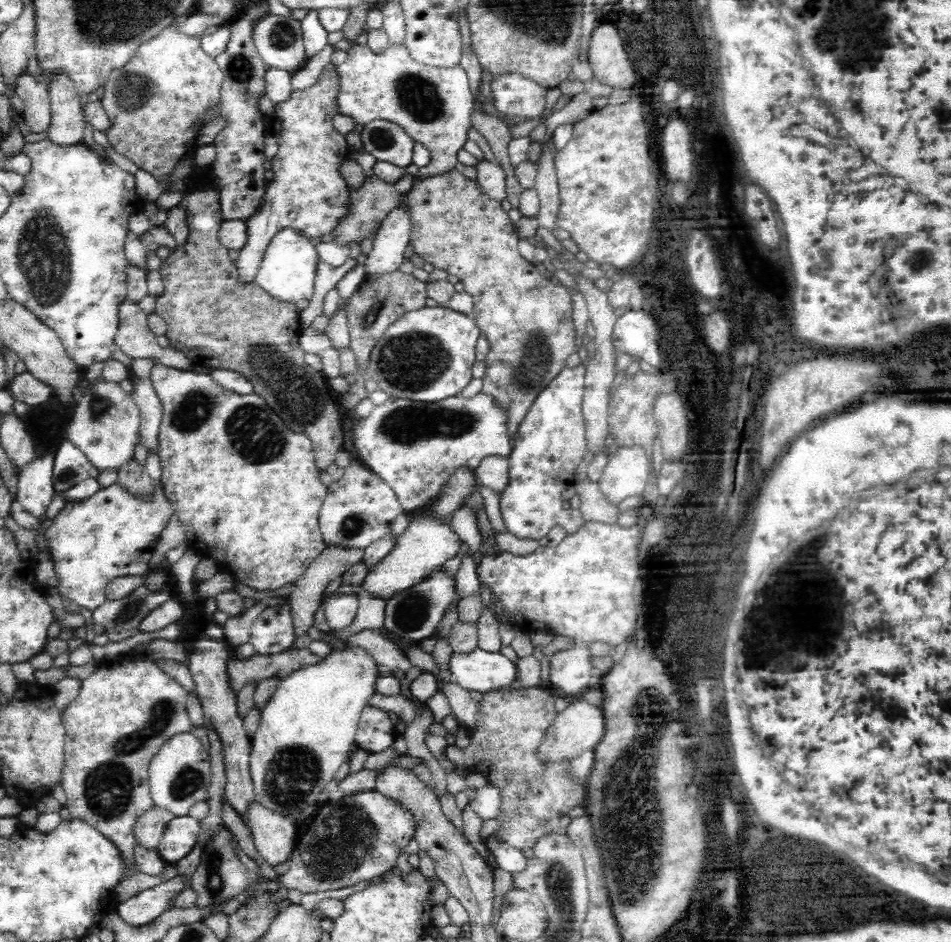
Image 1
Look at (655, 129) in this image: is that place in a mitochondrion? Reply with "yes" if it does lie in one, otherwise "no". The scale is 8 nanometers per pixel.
no

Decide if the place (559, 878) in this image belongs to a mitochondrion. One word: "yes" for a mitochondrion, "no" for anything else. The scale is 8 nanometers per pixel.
yes

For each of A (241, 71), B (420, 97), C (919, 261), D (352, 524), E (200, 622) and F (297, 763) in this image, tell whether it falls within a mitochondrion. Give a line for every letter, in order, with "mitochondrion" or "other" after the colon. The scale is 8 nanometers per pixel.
A: mitochondrion
B: mitochondrion
C: mitochondrion
D: mitochondrion
E: other
F: mitochondrion

